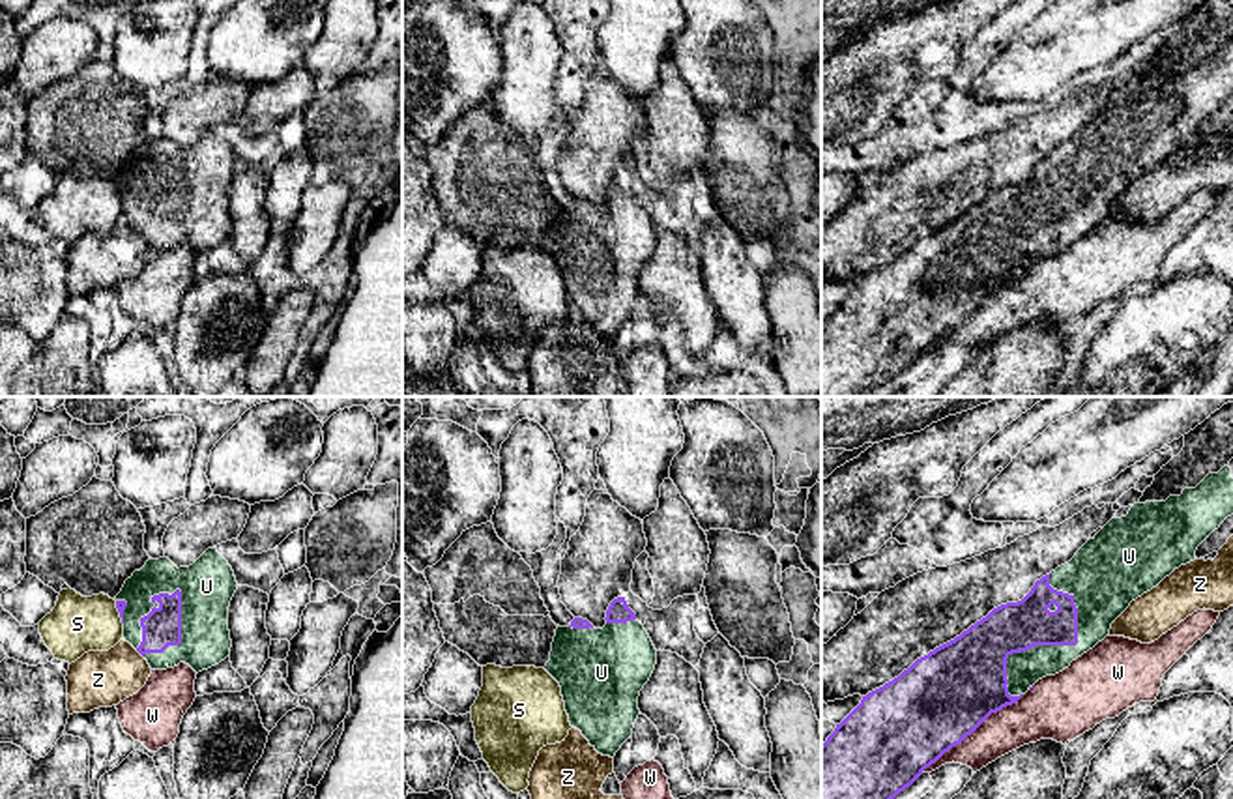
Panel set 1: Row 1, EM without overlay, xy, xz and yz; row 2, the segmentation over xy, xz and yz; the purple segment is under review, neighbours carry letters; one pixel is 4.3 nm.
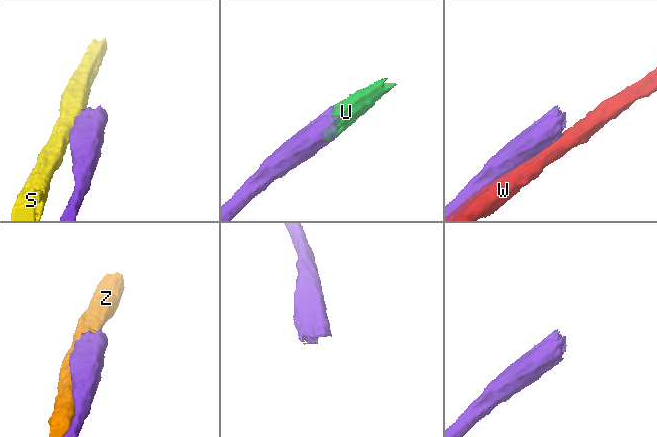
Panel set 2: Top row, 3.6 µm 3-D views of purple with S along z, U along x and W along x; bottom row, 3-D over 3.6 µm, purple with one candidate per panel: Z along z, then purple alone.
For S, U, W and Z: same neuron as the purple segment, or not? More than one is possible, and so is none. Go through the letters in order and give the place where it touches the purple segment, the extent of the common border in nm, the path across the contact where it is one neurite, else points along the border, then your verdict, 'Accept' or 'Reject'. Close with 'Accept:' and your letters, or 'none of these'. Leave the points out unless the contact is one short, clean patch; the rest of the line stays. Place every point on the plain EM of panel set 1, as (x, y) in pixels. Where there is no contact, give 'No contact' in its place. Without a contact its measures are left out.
S: Touches purple at xy (120, 193). Shared border 110 nm. Reject
U: Touches purple at yz (1061, 225). Shared border 550 nm. Accept
W: Touches purple at yz (971, 313). Shared border 550 nm. Reject
Z: Touches purple at xy (139, 232). Shared border 50 nm. Reject
Accept: U

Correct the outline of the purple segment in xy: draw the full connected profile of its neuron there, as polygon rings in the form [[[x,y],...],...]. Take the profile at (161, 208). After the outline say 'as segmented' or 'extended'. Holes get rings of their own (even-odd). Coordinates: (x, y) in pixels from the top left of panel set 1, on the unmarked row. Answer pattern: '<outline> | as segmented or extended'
[[[208,129],[193,146],[176,148],[168,138],[148,140],[125,161],[116,176],[116,189],[129,223],[153,251],[189,245],[196,254],[230,238],[228,187],[238,163],[228,142]]] | extended

